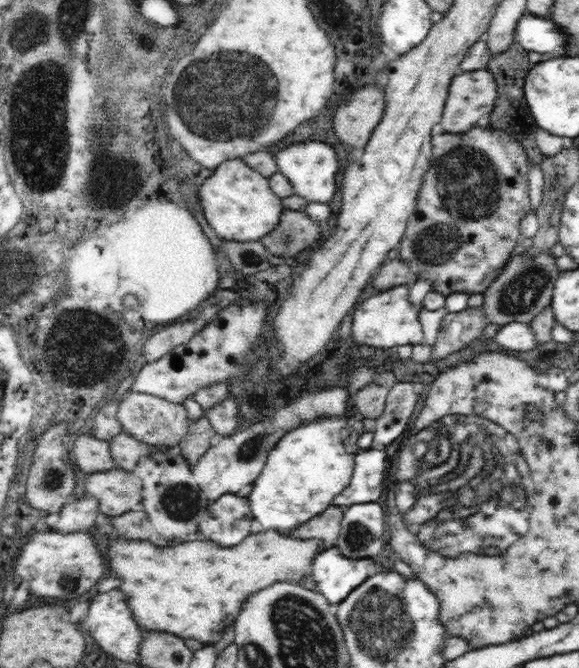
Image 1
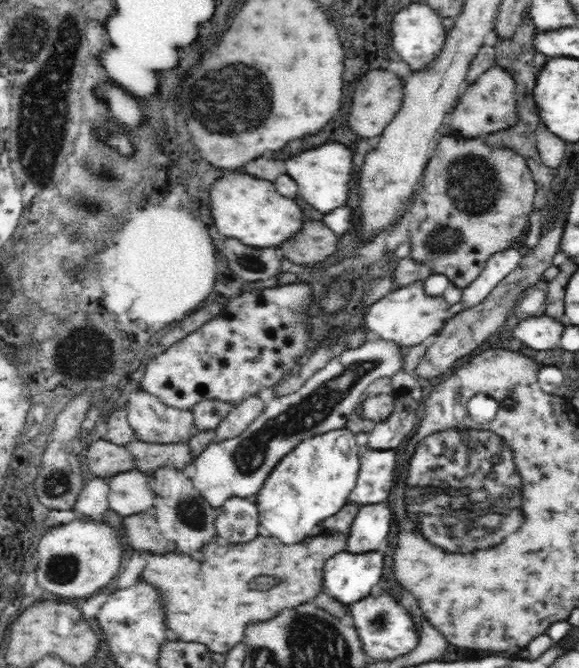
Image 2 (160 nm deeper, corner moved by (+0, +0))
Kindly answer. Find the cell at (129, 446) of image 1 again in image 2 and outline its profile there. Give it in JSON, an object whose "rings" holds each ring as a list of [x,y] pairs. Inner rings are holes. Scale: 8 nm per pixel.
{"rings":[[[135,438],[125,446],[126,451],[136,459],[135,468],[148,474],[154,474],[162,467],[184,469],[193,464],[195,458],[186,441],[174,444],[147,443]]]}

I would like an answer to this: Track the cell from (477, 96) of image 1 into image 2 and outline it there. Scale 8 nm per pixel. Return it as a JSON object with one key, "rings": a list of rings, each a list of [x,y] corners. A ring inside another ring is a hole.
{"rings":[[[494,65],[477,77],[464,96],[458,98],[455,108],[448,114],[447,124],[454,133],[461,133],[468,139],[483,138],[487,134],[513,127],[519,119],[515,88],[513,76],[507,70]]]}

